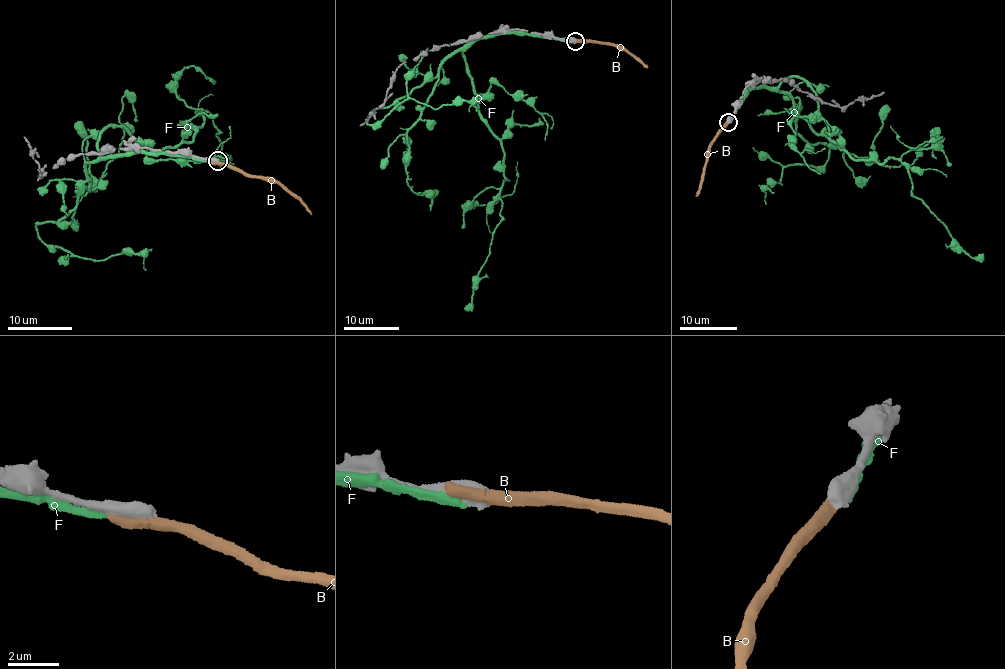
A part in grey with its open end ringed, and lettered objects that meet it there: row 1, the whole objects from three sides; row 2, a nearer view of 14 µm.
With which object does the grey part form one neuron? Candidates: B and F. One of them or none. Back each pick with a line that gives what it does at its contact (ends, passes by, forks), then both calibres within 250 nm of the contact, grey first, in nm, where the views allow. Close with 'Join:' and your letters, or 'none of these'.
Join: none of these

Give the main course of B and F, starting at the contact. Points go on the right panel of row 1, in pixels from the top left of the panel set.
B: (729, 119), (706, 154), (696, 196)
F: (732, 117), (751, 86), (809, 81), (832, 140), (852, 157), (906, 165), (913, 196), (963, 250), (984, 259)

